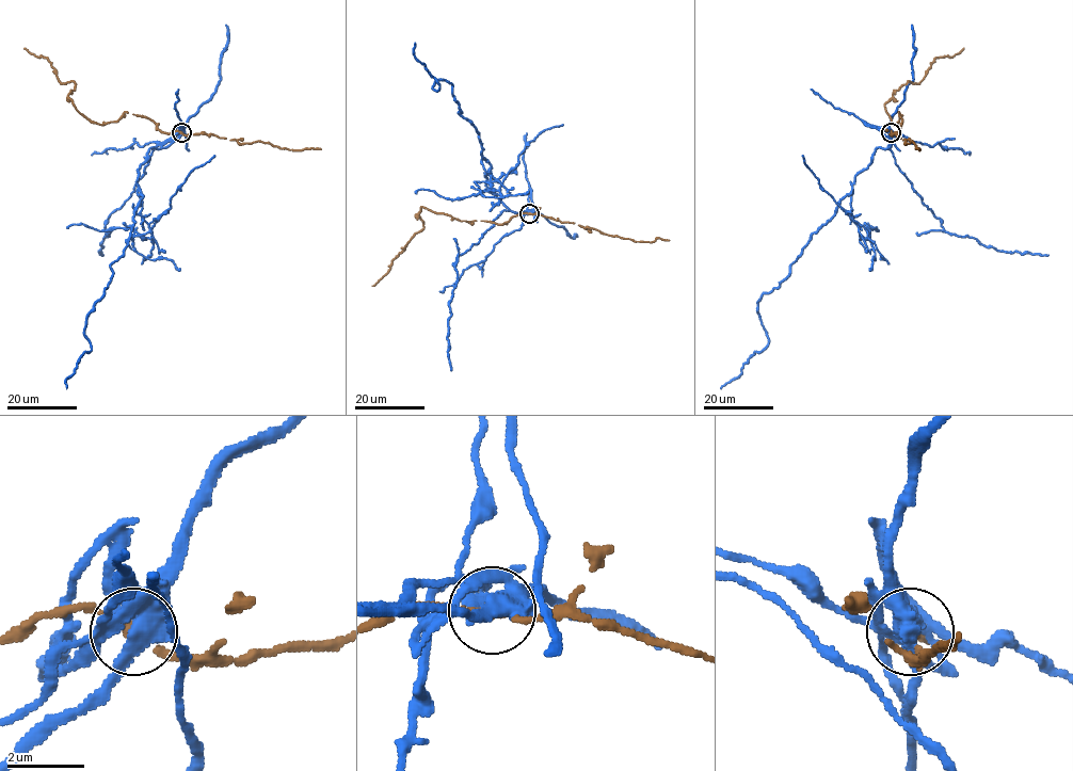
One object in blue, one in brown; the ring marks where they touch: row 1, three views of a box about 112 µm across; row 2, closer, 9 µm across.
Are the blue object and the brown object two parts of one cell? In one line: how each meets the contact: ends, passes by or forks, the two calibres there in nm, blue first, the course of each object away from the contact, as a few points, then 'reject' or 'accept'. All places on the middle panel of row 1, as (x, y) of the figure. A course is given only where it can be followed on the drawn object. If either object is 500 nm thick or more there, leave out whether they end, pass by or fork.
blue forks; brown passes by; calibres 420 and 220 nm; course blue (529, 213), (486, 188), (479, 134), (452, 85), (433, 87), (414, 43); course brown (529, 213), (521, 213), (498, 224), (460, 221), (422, 207), (416, 214), (423, 221), (423, 228), (372, 286); reject

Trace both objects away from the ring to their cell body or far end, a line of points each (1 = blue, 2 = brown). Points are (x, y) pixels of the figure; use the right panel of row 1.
1: (891, 133), (890, 147), (875, 150), (789, 274), (763, 293), (757, 312), (768, 343), (721, 388)
2: (891, 133), (902, 118), (898, 112), (894, 124), (884, 106), (893, 94), (917, 83), (939, 57), (963, 48)

